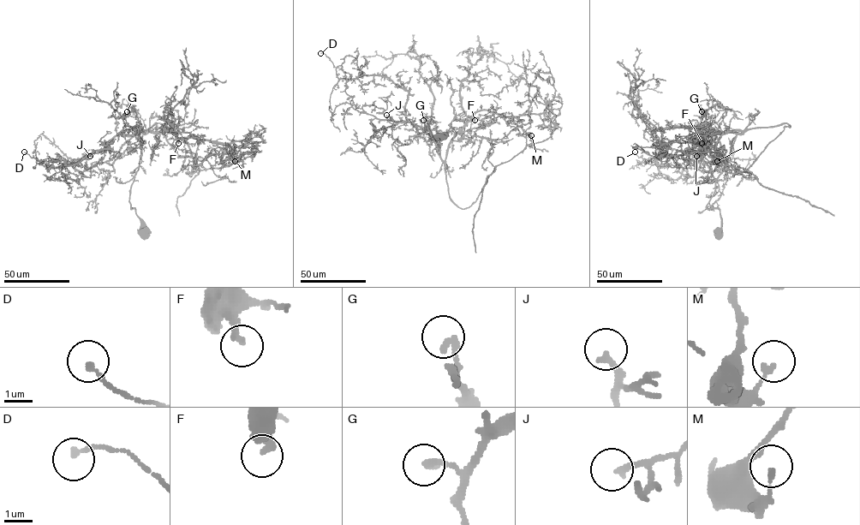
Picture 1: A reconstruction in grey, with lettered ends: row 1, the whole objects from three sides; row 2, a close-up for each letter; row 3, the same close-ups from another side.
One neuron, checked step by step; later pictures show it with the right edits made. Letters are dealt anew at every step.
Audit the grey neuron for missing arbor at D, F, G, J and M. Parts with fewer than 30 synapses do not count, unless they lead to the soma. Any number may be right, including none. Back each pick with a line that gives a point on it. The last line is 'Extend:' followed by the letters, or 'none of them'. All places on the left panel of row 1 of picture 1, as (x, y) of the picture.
Extend: none of them

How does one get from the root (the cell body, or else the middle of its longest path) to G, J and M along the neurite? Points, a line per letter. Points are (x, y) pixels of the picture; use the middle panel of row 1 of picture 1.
G: (442, 136), (432, 138), (427, 124), (426, 132), (438, 154), (439, 146), (429, 152), (423, 136), (423, 120)
J: (442, 136), (432, 138), (427, 124), (426, 132), (438, 154), (437, 141), (428, 131), (388, 119), (386, 115)
M: (442, 136), (432, 138), (427, 124), (426, 132), (444, 160), (450, 140), (484, 110), (510, 116), (531, 135)

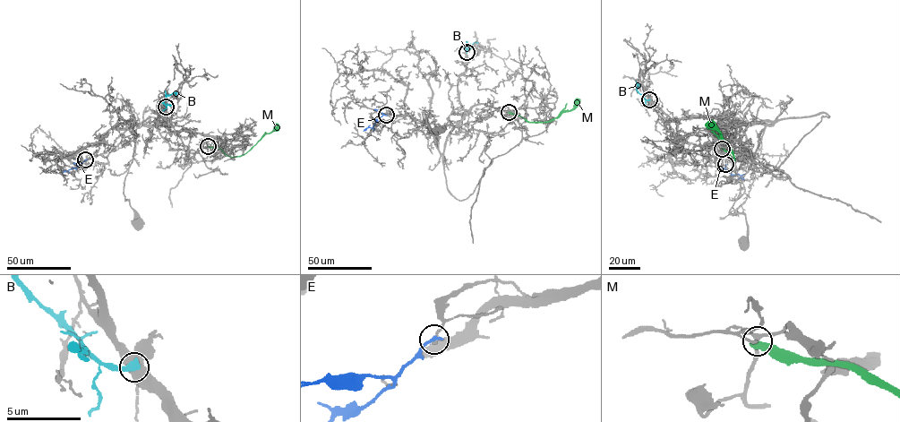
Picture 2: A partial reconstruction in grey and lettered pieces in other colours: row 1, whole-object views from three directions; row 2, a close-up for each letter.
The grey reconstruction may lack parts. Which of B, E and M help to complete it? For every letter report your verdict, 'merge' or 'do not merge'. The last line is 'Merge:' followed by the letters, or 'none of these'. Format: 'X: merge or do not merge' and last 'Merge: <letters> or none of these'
B: do not merge
E: do not merge
M: do not merge
Merge: none of these

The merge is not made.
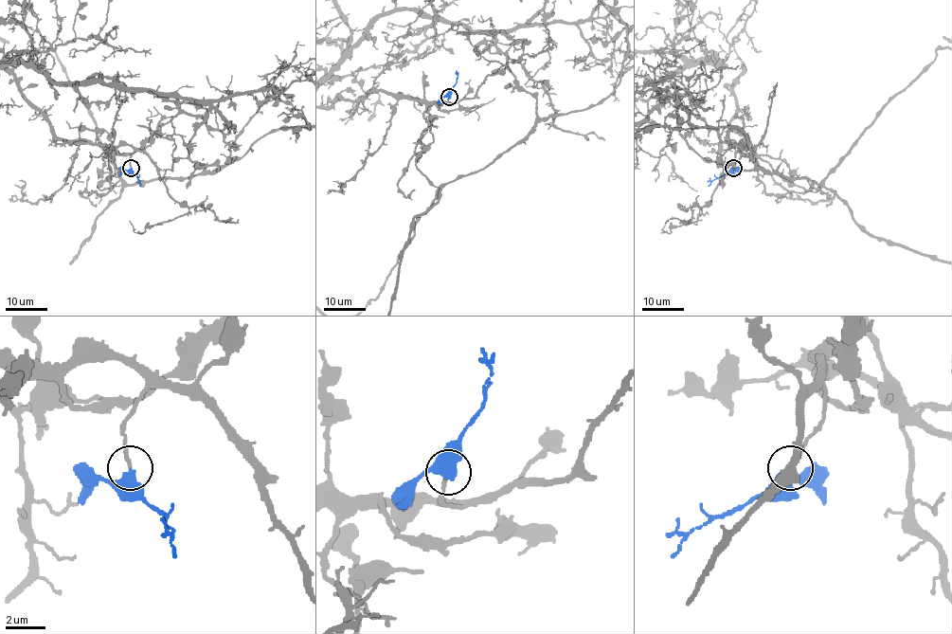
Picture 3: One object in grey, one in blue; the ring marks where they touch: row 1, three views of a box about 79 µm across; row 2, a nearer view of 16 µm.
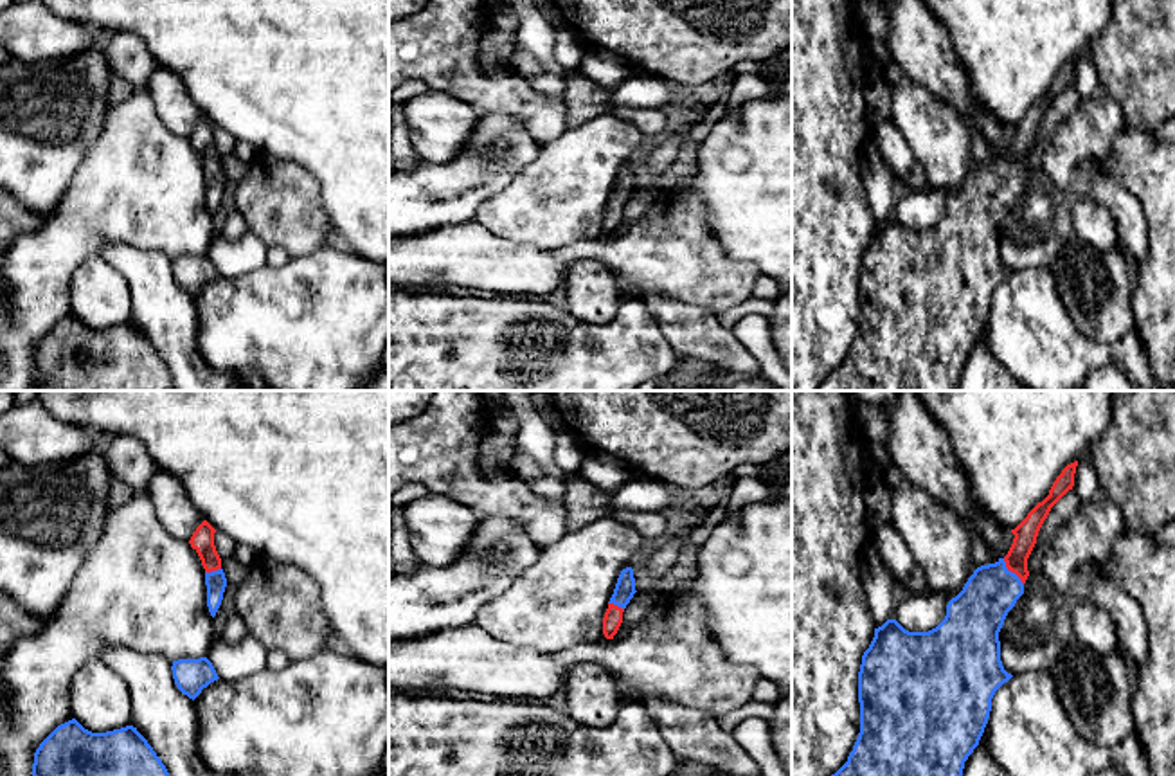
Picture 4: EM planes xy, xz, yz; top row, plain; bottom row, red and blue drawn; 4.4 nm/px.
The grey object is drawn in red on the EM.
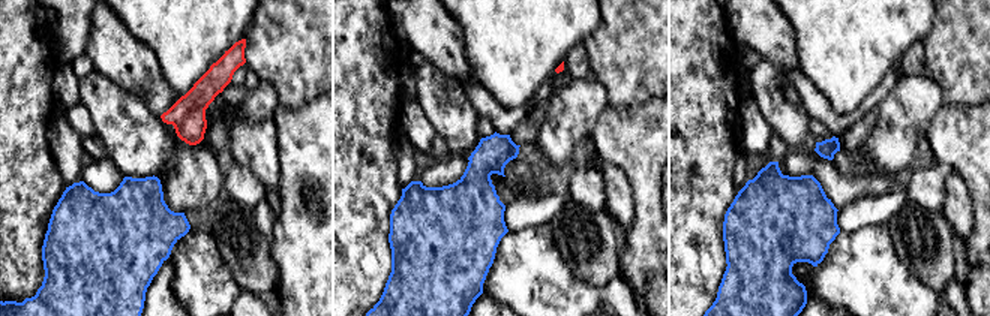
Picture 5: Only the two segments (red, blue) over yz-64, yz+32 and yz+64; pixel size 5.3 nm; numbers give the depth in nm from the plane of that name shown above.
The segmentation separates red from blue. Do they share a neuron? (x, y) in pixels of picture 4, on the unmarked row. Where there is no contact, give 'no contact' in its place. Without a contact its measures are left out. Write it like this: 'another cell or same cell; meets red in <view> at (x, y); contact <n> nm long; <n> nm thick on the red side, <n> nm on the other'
same cell; meets red in yz at (1012, 168); contact 150 nm long; 100 nm thick on the red side, 240 nm on the other

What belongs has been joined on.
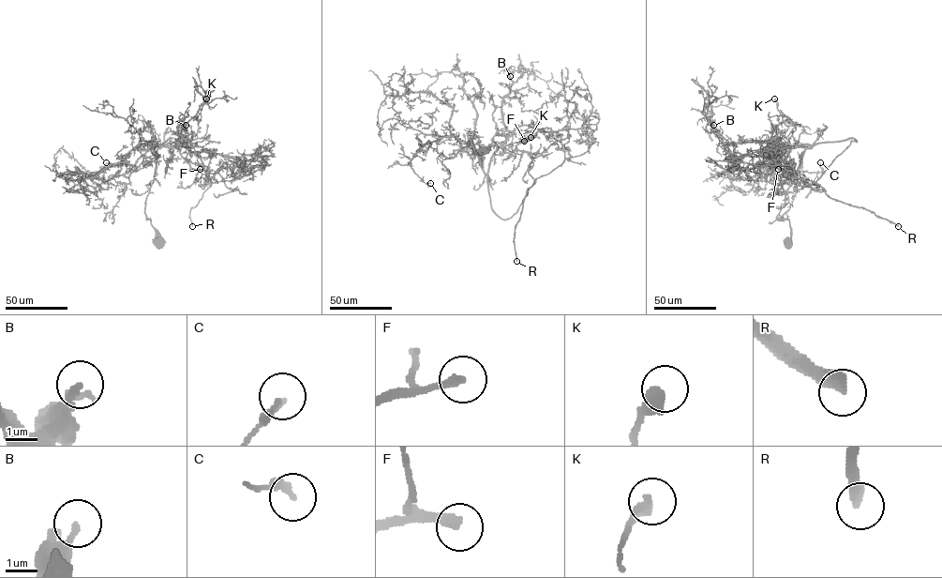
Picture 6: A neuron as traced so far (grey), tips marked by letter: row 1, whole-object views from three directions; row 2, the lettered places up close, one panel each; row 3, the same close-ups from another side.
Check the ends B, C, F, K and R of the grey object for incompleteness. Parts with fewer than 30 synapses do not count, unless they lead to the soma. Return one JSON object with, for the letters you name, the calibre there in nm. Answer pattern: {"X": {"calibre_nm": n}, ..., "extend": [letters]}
{"F": {"calibre_nm": 240}, "R": {"calibre_nm": 360}, "extend": ["F", "R"]}

